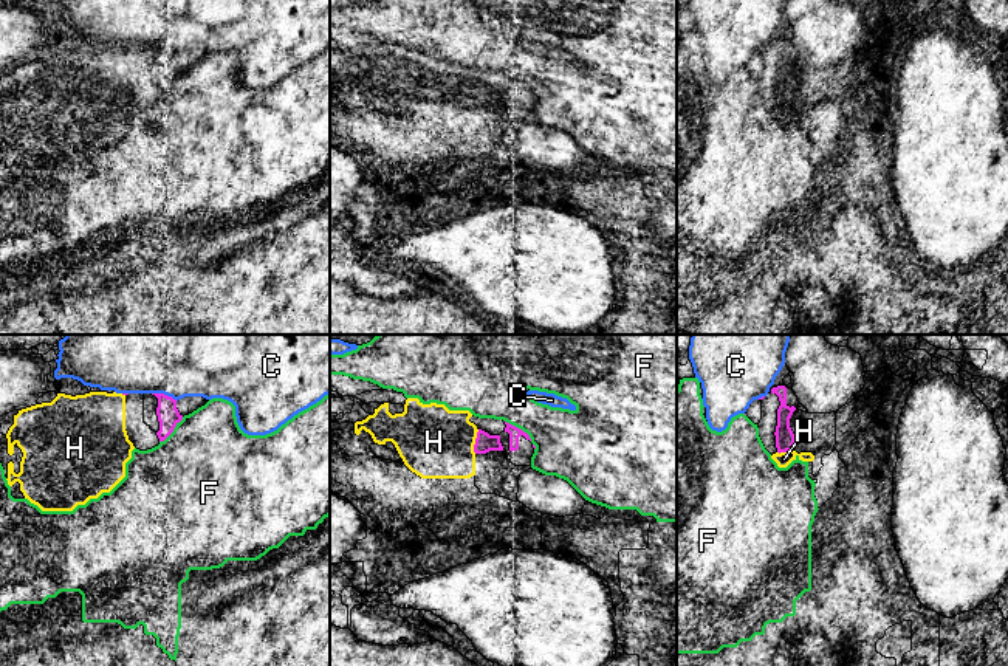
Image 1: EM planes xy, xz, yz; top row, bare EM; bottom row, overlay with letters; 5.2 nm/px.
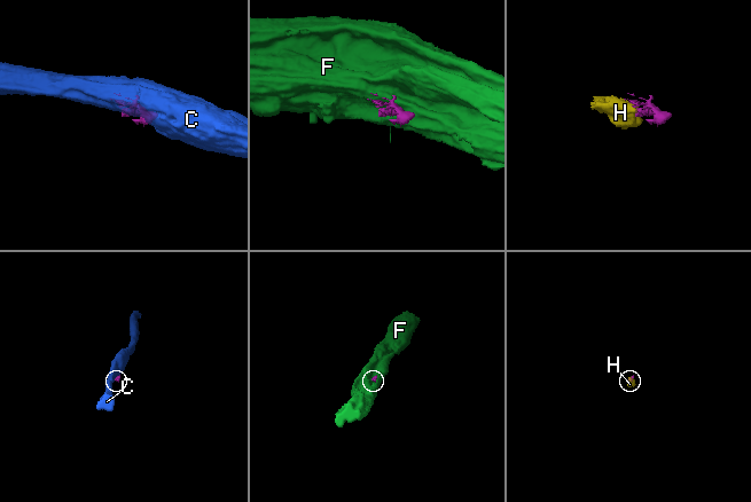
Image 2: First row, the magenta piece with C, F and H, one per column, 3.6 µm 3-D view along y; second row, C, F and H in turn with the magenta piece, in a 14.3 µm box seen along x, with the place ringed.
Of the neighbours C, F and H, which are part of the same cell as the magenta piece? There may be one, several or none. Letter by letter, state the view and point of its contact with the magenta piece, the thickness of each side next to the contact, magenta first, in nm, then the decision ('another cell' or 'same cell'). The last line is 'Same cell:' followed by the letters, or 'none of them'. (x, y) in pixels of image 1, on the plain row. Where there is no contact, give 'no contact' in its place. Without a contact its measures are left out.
C: contact xy (164, 48); calibres 110 and 260 nm; another cell
F: contact xy (172, 84); calibres 110 and 500 nm; another cell
H: contact xz (476, 95); calibres 100 and 380 nm; same cell
Same cell: H

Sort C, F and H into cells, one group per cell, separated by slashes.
C / F / H

